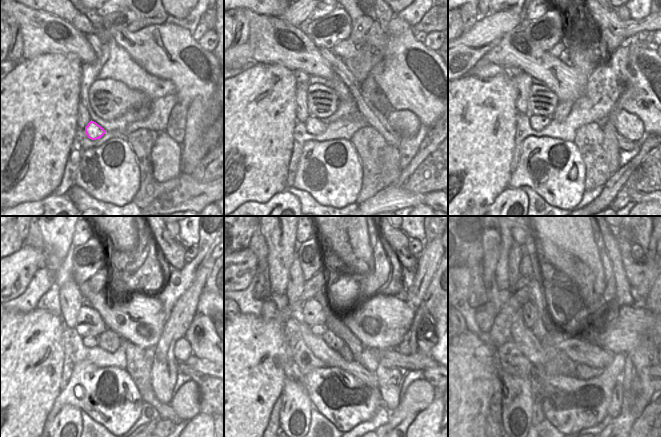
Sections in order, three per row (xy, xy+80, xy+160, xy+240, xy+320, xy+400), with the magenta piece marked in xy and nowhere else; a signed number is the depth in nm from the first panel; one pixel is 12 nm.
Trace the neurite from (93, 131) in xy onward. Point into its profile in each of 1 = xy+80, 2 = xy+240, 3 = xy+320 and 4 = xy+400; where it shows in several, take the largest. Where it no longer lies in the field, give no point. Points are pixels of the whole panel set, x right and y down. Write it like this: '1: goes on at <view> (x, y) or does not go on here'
1: goes on at xy+80 (316, 126)
2: goes on at xy+240 (93, 341)
3: goes on at xy+320 (319, 330)
4: goes on at xy+400 (541, 327)

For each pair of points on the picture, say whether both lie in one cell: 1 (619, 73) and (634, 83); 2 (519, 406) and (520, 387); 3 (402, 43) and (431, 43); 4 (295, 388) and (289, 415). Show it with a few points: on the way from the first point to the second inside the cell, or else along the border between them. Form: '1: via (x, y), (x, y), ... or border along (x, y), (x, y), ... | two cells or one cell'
1: border along (630, 55), (627, 84), (617, 100) | two cells
2: via (519, 401), (519, 392) | one cell
3: border along (423, 42), (437, 52) | two cells
4: via (295, 395), (295, 408) | one cell

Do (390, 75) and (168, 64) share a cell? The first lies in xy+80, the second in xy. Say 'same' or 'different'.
same

